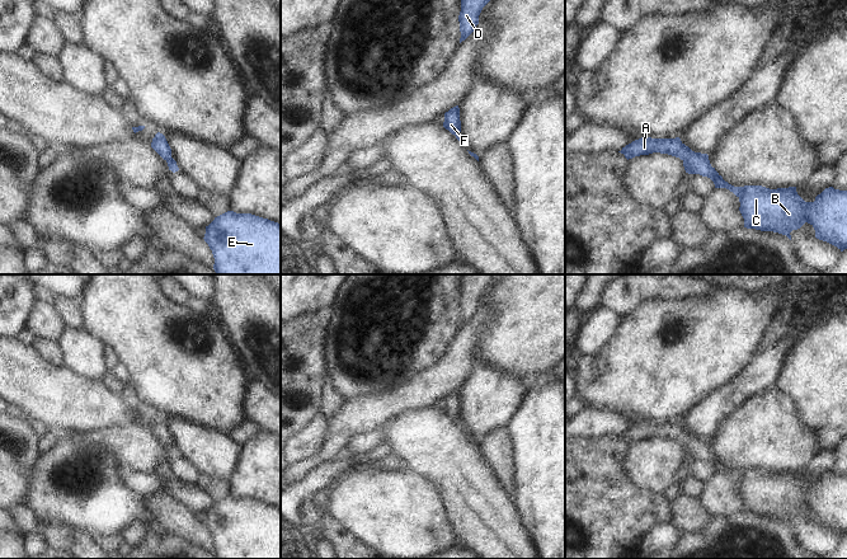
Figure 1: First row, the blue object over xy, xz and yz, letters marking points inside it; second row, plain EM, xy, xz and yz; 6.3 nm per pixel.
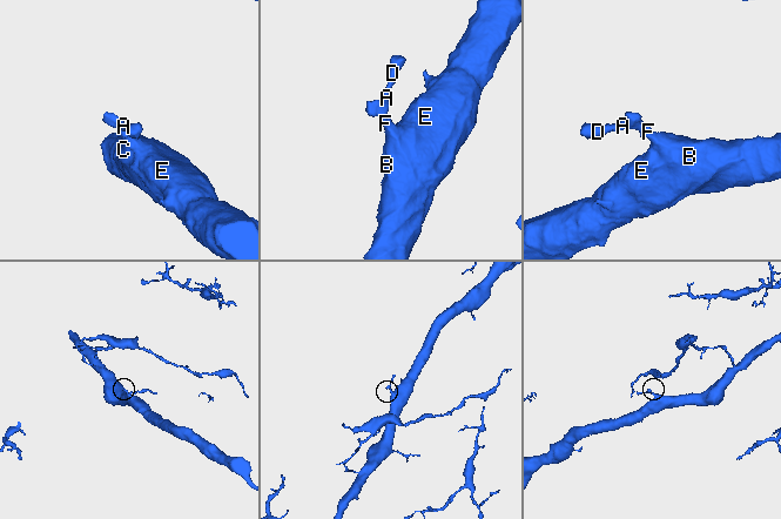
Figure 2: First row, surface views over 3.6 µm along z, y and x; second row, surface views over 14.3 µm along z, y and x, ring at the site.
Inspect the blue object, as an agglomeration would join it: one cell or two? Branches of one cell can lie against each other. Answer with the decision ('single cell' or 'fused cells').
single cell

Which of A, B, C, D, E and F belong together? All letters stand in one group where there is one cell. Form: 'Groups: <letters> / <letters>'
Groups: A B C D E F

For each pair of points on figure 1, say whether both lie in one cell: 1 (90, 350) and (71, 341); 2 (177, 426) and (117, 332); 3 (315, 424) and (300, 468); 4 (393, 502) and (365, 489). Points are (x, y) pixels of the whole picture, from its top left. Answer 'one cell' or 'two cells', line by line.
1: one cell
2: two cells
3: two cells
4: one cell

